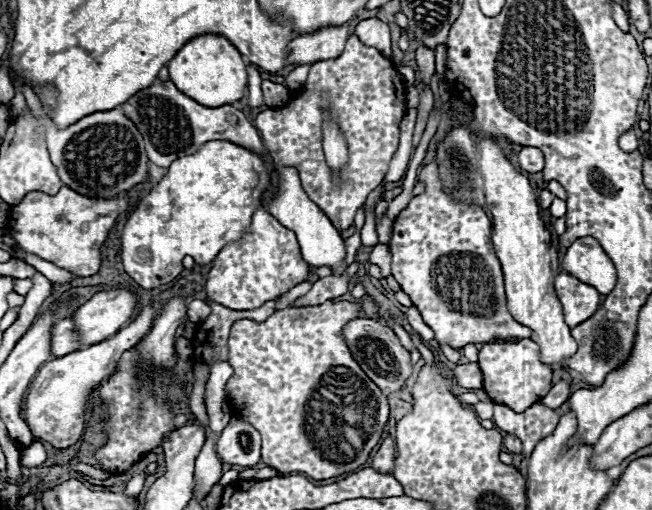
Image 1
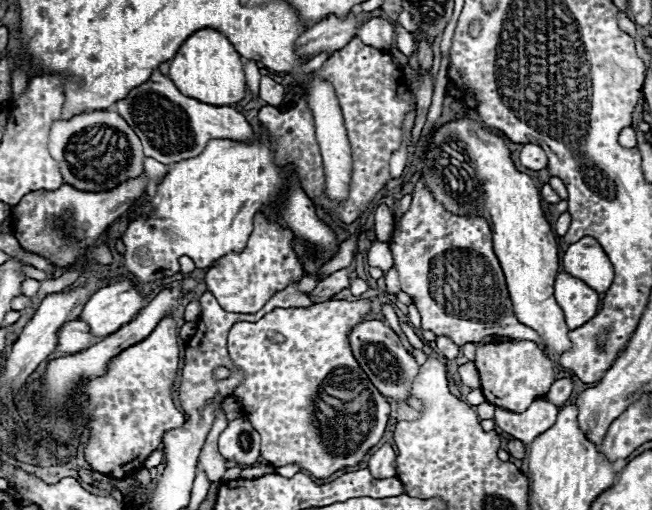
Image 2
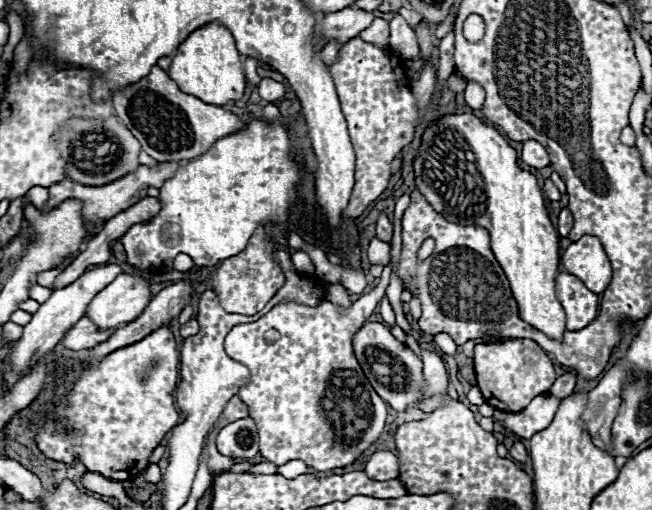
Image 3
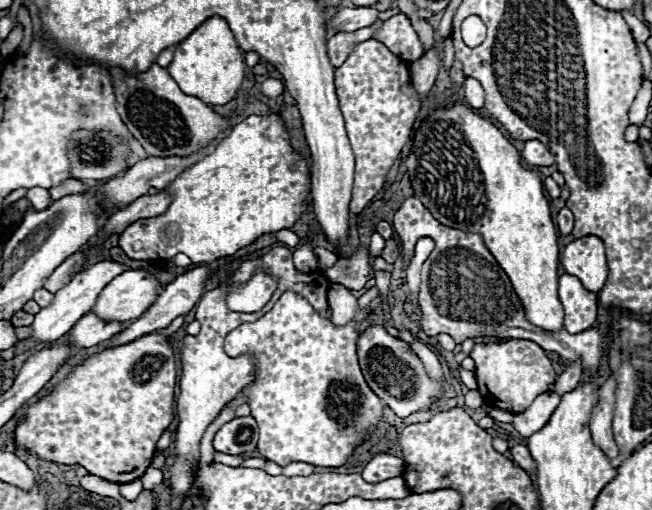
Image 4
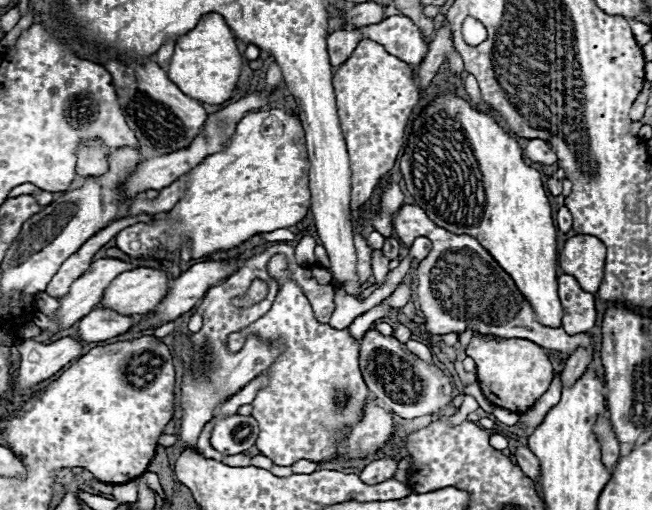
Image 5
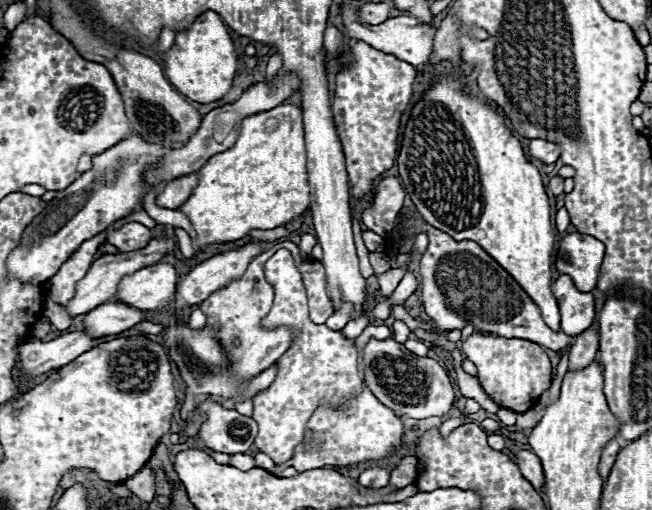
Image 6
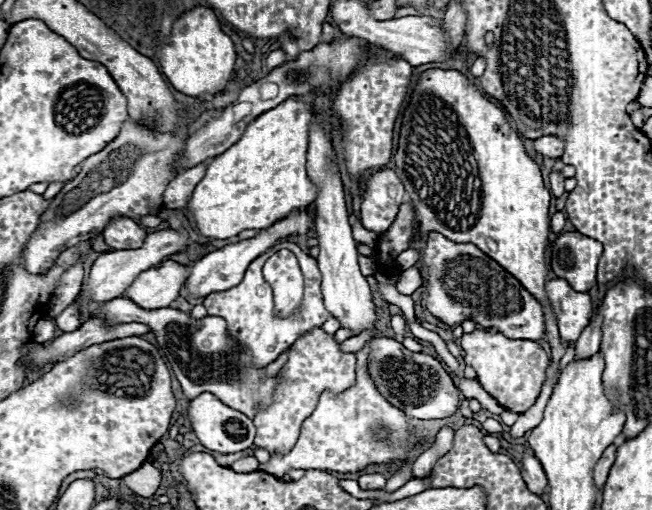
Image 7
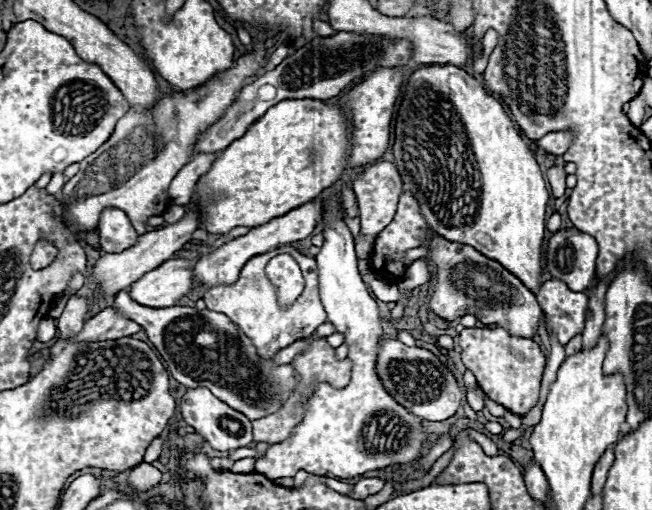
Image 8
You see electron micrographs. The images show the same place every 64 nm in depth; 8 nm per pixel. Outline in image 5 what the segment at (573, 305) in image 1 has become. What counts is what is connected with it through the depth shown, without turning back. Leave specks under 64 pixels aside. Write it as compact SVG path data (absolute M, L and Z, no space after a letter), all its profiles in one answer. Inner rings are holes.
M562 274L558 278L558 296L564 306L562 328L568 334L590 332L596 322L596 308L594 308L594 294L584 292L574 276Z

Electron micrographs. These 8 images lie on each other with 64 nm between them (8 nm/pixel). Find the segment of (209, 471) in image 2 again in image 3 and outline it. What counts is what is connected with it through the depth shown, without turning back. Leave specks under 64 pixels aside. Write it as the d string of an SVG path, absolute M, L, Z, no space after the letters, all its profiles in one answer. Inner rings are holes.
M216 428L216 430L212 430L212 432L208 434L208 444L206 444L206 450L204 450L204 452L208 454L208 470L210 470L210 474L212 474L212 476L222 474L222 472L226 472L232 464L236 464L236 460L234 460L234 458L222 456L222 454L216 450L216 442L214 442L216 434L218 434L218 428Z

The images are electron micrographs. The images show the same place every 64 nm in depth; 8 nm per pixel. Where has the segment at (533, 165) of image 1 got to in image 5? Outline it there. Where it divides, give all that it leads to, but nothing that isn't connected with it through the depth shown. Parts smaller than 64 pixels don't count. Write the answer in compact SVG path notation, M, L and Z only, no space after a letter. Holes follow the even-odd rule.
M530 140L526 150L524 150L526 158L530 158L532 162L538 162L538 164L554 164L556 162L556 152L544 142L544 140Z

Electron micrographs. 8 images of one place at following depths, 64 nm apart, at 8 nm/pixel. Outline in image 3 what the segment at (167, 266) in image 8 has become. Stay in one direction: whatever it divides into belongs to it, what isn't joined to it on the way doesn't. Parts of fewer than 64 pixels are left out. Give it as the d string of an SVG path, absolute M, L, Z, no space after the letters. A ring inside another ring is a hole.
M120 274L112 284L100 290L88 304L86 318L90 318L100 330L120 328L130 320L136 320L150 302L148 282L140 276Z

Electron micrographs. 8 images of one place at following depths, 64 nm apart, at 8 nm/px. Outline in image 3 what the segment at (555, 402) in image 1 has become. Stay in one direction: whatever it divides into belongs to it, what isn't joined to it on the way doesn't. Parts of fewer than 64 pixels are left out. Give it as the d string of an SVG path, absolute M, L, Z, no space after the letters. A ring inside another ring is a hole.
M568 372L568 374L560 376L560 378L556 378L556 382L552 384L548 394L558 398L558 400L564 400L566 396L570 396L574 392L574 384L576 384L576 372Z

